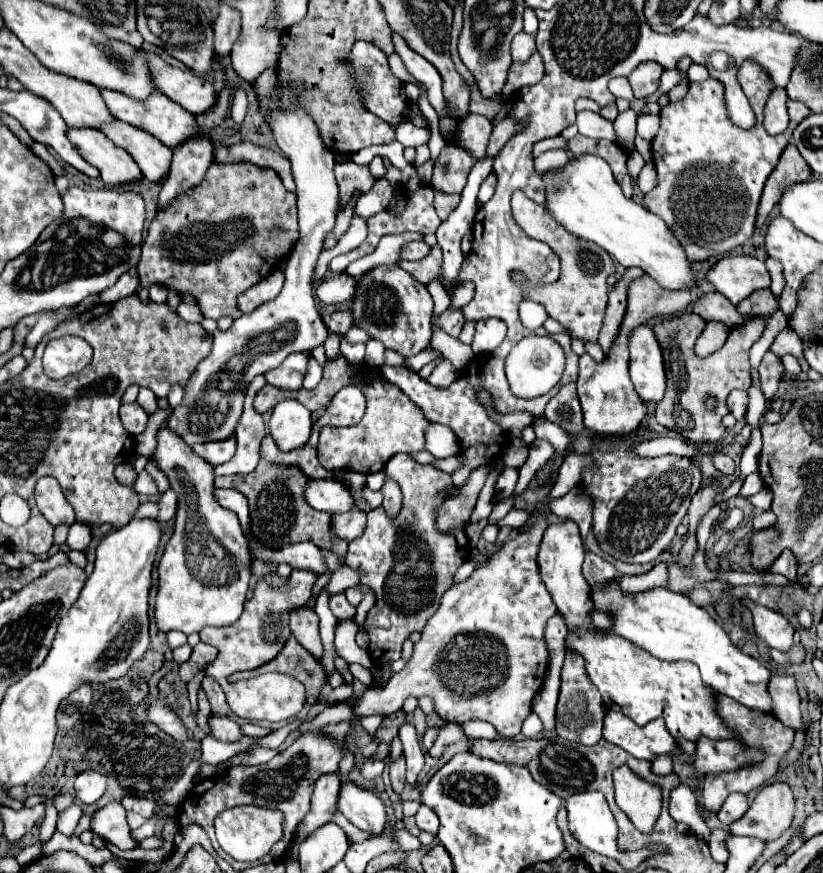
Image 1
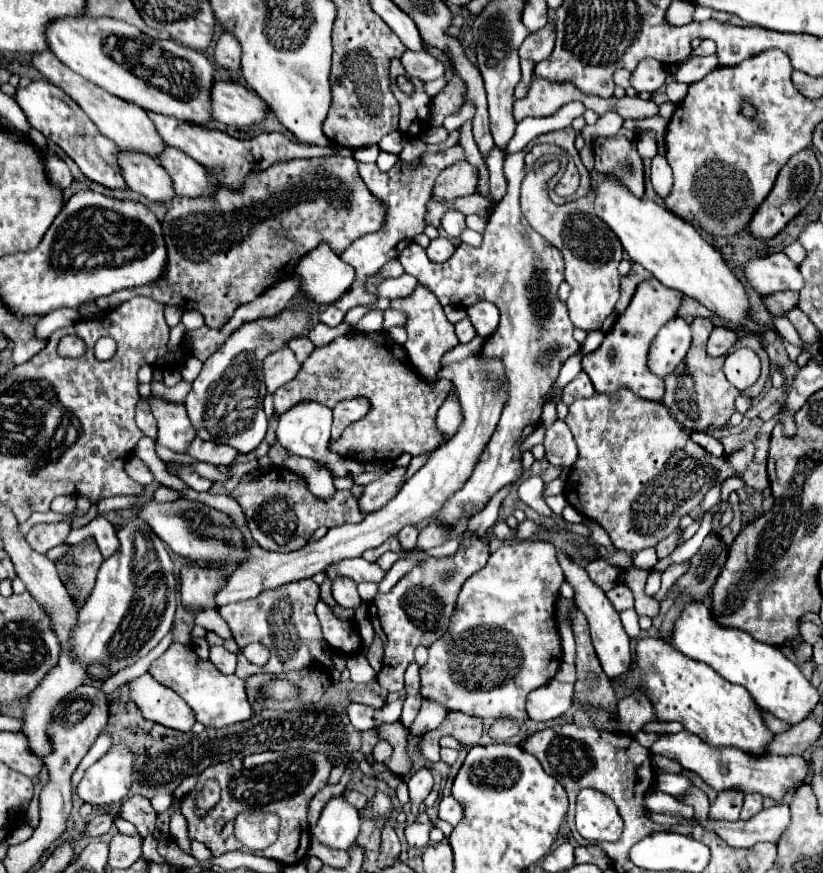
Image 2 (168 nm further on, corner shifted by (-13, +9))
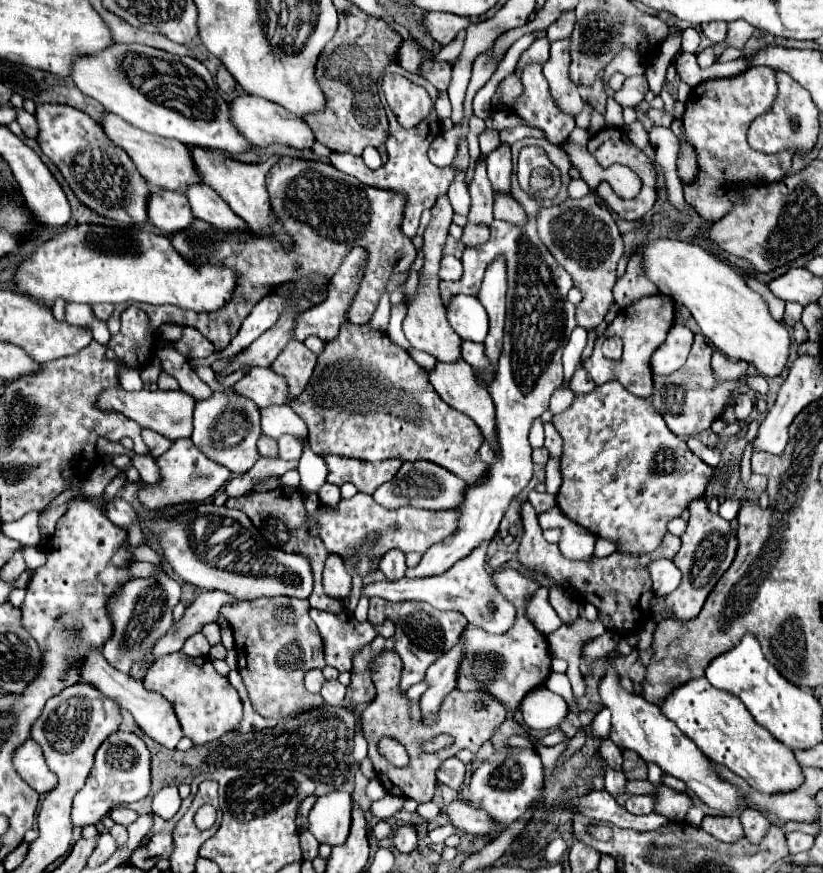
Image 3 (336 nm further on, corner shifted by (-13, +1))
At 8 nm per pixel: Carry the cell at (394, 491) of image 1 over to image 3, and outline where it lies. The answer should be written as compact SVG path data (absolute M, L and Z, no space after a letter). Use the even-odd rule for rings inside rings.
M397 548L389 550L389 552L383 556L383 560L381 560L381 564L379 564L379 570L381 570L381 572L385 574L385 578L389 578L389 580L401 578L401 576L405 574L405 570L407 570L407 566L405 566L405 552L401 552L401 550L397 550Z

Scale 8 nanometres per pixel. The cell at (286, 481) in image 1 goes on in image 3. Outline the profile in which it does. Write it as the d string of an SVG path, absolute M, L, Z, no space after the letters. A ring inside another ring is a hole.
M279 486L275 490L269 492L255 492L255 494L245 494L239 498L229 498L225 502L229 508L237 508L241 512L245 512L249 516L249 520L253 522L253 526L265 536L265 540L269 544L273 544L273 548L281 548L289 554L301 554L309 560L311 570L313 570L313 578L315 578L315 588L309 596L309 602L313 608L321 608L327 612L337 614L343 608L343 602L337 602L329 596L325 596L323 592L323 584L321 584L321 574L323 574L323 564L327 560L327 550L323 546L323 542L319 538L313 538L311 534L307 534L305 528L305 520L307 520L307 510L305 510L305 496L299 488L295 486Z

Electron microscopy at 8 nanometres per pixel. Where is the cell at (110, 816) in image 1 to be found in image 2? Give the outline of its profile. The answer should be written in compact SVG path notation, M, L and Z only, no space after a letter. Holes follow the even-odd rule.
M97 814L87 826L85 826L85 836L91 836L91 838L97 838L97 836L103 836L109 832L109 828L113 826L113 820L115 816L109 816L109 814Z

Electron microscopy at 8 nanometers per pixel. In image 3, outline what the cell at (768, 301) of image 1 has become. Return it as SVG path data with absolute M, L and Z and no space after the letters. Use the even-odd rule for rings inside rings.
M787 302L785 304L785 316L783 316L783 322L793 328L797 322L801 322L801 312L803 312L803 306L797 304L797 302Z

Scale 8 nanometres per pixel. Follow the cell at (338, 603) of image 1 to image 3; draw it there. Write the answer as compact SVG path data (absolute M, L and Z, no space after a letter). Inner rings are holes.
M327 556L323 570L323 588L325 594L335 600L345 600L351 594L351 574L345 570L345 564L339 556Z

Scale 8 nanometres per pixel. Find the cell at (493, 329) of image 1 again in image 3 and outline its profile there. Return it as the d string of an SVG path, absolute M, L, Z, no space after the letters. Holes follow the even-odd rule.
M455 296L447 306L447 320L463 340L471 342L483 342L489 330L489 316L473 296Z

